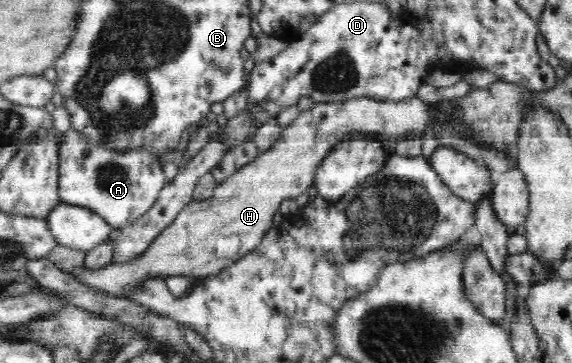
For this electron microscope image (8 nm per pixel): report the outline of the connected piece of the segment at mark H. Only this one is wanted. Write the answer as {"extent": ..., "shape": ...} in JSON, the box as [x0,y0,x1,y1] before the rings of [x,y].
{"extent":[74,96,432,298],"shape":[[[414,96],[402,101],[374,100],[370,97],[361,99],[342,100],[340,103],[318,103],[314,107],[302,110],[292,124],[281,131],[280,139],[273,143],[270,149],[264,150],[255,157],[248,165],[237,170],[223,182],[215,187],[211,197],[205,200],[192,200],[183,207],[178,215],[172,220],[172,225],[162,230],[160,237],[152,241],[152,245],[142,257],[130,261],[130,263],[111,263],[102,269],[80,268],[74,275],[76,280],[89,285],[114,298],[126,298],[129,290],[138,288],[149,278],[166,278],[180,275],[192,278],[206,278],[217,276],[226,267],[242,259],[246,253],[252,253],[254,248],[262,243],[262,239],[272,229],[272,217],[279,217],[279,207],[286,200],[296,199],[307,193],[307,189],[314,185],[315,173],[322,160],[338,142],[347,135],[368,136],[378,141],[388,139],[400,139],[406,133],[416,133],[432,123],[432,109],[428,104]]]}

